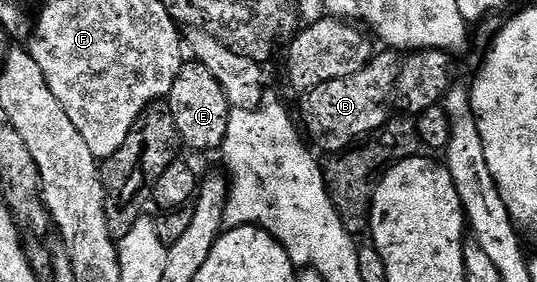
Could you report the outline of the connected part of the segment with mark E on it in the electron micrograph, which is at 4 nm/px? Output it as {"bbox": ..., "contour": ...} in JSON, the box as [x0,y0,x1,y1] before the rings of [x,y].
{"bbox":[166,60,230,149],"contour":[[[189,60],[178,71],[178,79],[174,79],[174,87],[170,87],[166,104],[174,115],[174,127],[178,127],[181,142],[192,149],[220,149],[226,139],[226,127],[230,106],[226,99],[226,91],[218,87],[218,79],[206,71],[202,62]]]}

